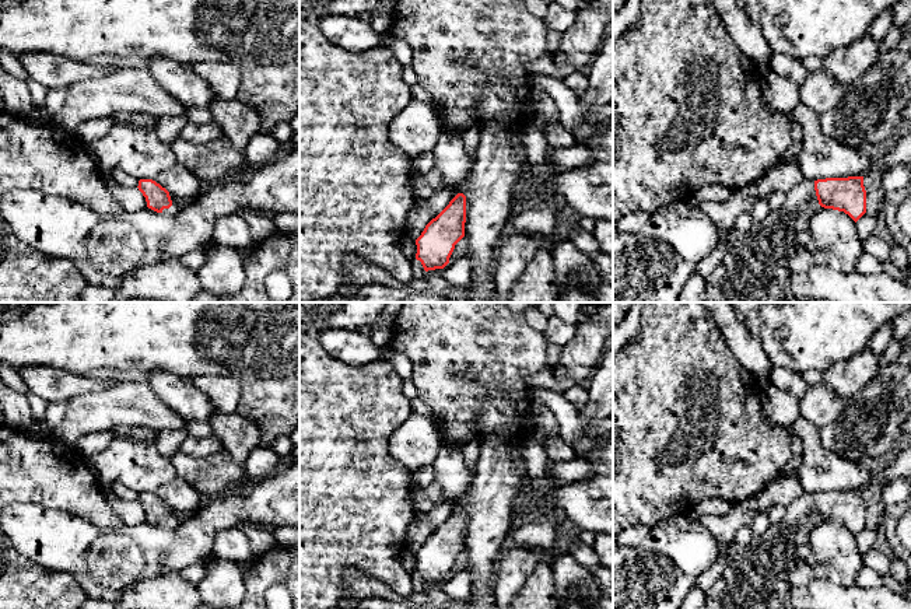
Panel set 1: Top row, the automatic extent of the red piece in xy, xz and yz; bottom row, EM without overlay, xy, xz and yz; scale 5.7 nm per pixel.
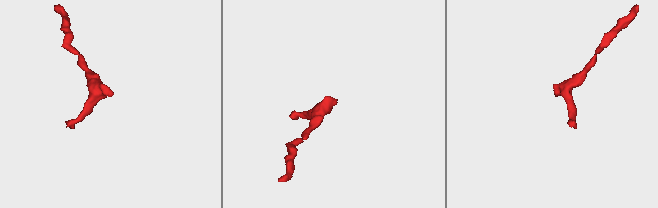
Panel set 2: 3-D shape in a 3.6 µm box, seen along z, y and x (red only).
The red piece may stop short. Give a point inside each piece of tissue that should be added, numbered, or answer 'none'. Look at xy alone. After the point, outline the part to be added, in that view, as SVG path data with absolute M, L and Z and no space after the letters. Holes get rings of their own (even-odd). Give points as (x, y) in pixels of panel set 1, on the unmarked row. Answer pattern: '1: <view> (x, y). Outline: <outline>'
1: xy (177, 518). Outline: M171 510L171 514L172 514L172 519L169 522L164 522L161 528L164 528L164 529L176 529L182 524L183 517L181 514L178 514L174 510Z

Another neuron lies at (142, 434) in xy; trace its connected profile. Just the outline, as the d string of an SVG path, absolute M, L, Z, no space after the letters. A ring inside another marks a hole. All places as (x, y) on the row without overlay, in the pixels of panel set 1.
M125 426L112 430L115 437L129 438L137 442L155 445L157 431L148 427Z

